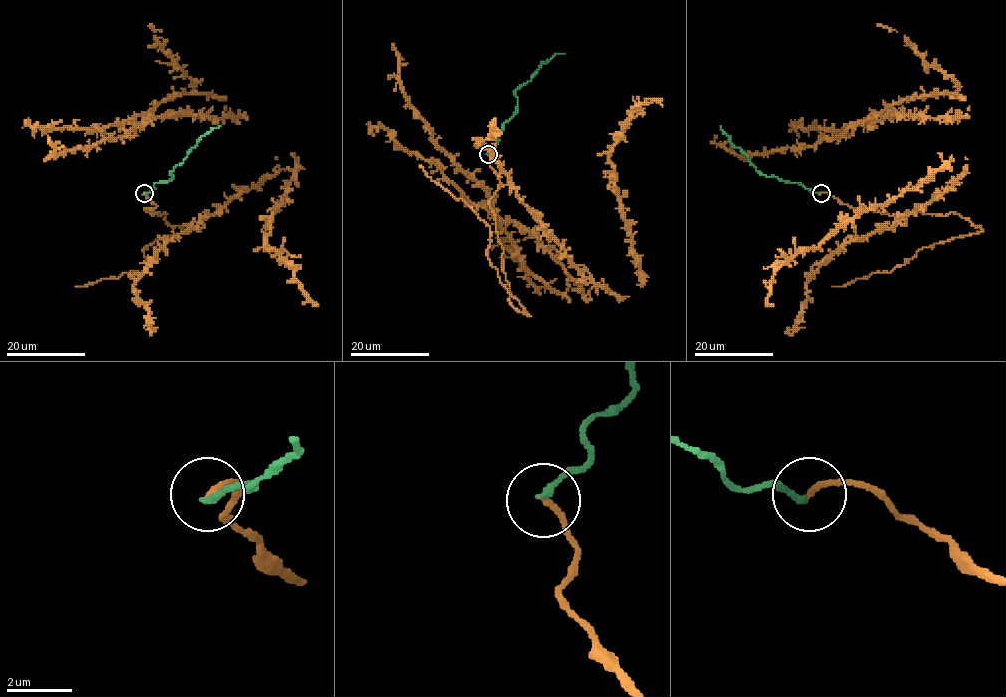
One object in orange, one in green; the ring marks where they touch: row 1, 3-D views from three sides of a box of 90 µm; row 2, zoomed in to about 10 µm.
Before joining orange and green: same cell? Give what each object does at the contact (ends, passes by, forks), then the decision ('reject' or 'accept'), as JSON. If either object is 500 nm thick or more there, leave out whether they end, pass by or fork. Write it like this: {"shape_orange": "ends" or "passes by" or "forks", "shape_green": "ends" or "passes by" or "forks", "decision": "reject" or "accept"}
{"shape_orange": "ends", "shape_green": "ends", "decision": "reject"}

